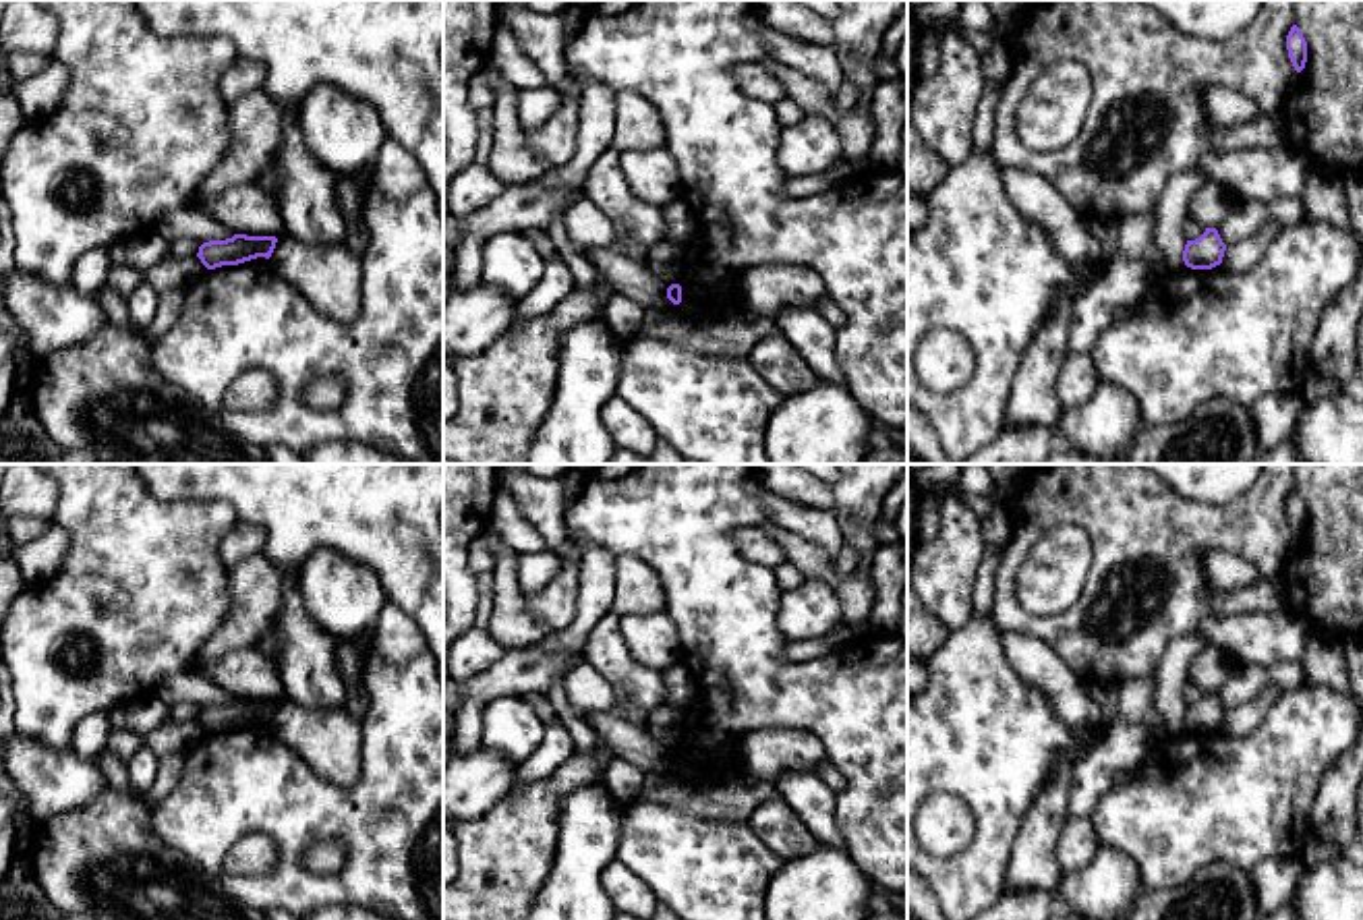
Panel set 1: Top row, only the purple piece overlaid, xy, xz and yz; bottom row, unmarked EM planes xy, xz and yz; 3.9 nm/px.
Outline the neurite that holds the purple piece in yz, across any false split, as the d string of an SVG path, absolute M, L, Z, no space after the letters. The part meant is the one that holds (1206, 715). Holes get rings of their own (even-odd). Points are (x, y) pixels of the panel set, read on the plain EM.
M1206 692L1206 696L1195 702L1187 705L1183 715L1183 725L1191 734L1212 734L1222 727L1226 709L1222 707L1216 692Z

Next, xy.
M234 698L226 705L209 705L199 711L197 721L207 734L238 729L257 721L269 723L276 713L276 700Z

